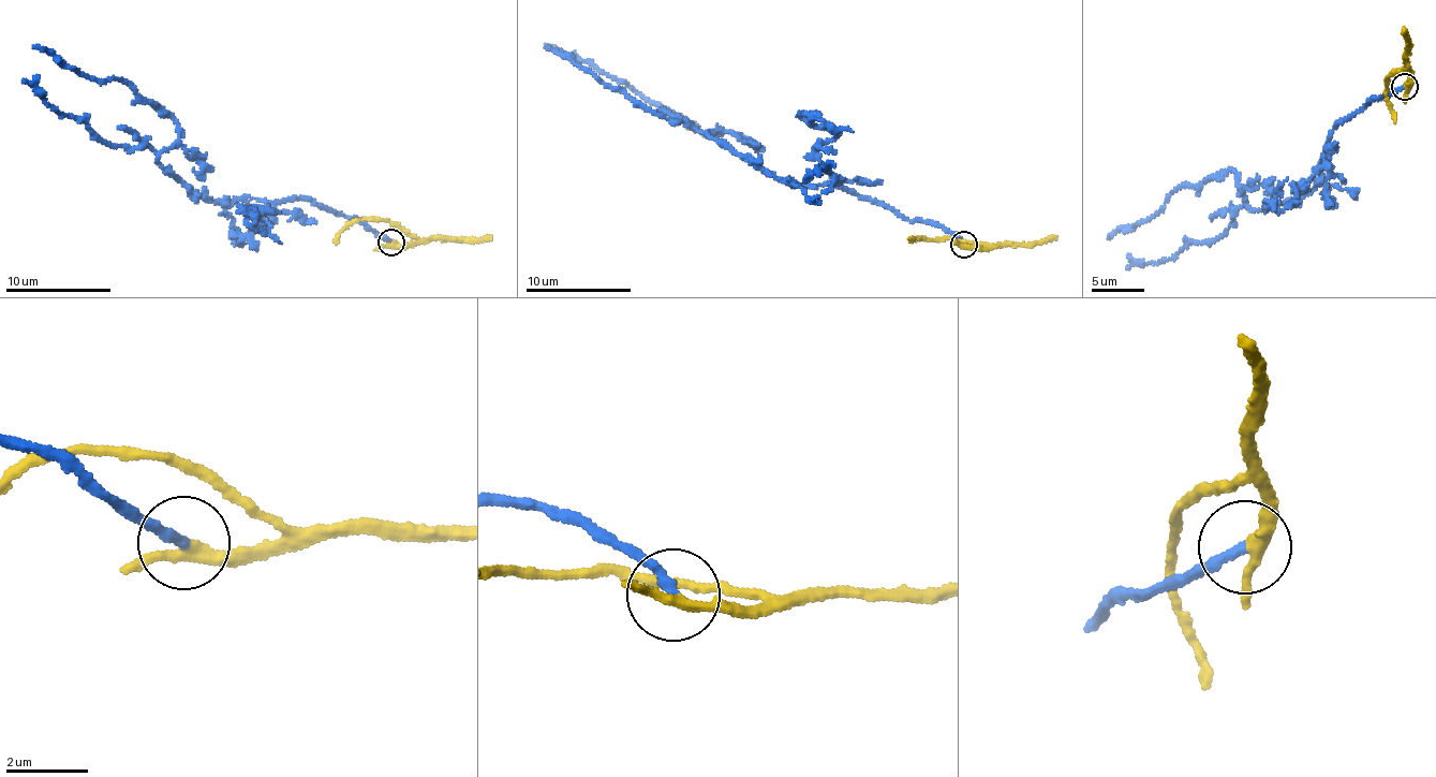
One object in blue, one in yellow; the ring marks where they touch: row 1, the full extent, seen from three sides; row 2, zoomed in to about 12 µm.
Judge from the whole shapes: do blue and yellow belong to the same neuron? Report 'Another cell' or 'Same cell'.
Same cell

